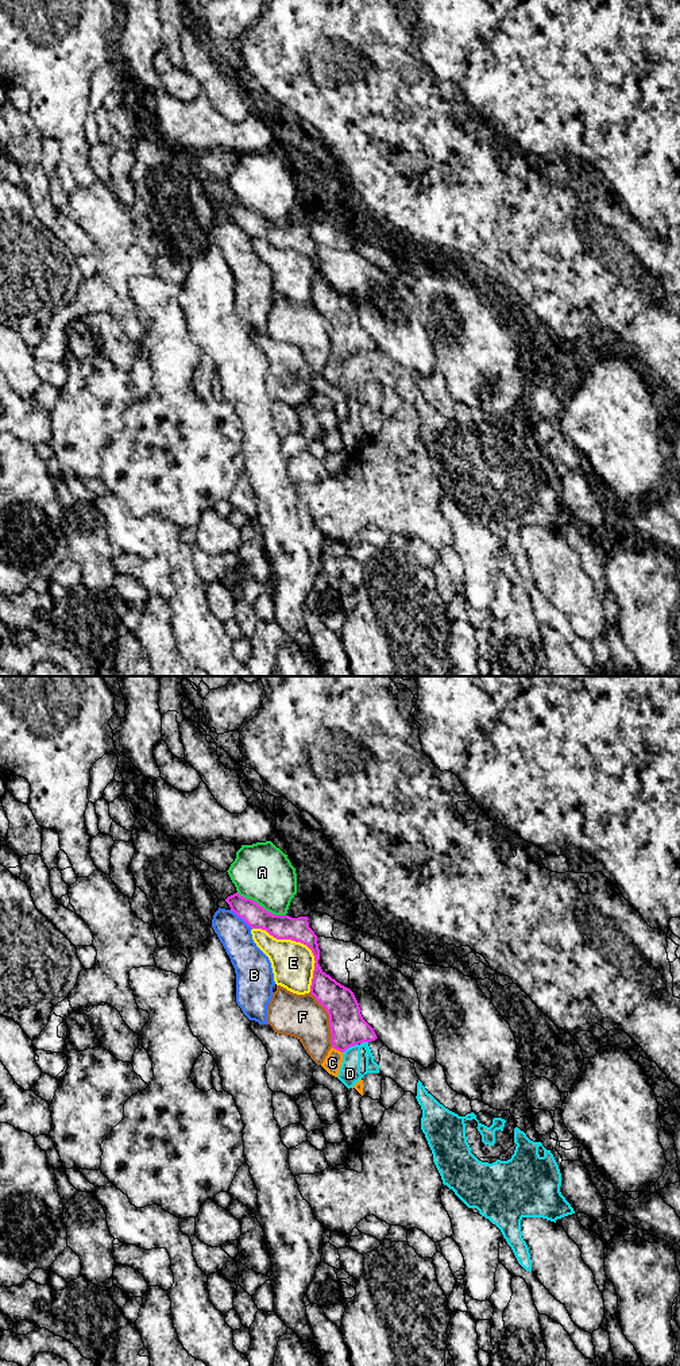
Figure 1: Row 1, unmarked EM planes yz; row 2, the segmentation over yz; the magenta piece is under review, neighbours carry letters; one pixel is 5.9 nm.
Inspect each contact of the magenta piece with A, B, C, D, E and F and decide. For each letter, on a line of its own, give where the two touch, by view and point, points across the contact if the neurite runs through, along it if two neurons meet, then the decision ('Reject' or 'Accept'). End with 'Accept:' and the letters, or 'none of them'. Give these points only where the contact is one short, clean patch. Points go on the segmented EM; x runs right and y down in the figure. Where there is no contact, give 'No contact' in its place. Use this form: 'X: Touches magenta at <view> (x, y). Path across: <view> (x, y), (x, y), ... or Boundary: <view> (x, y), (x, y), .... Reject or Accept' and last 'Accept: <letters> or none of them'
A: Touches magenta at yz (261, 906). Reject
B: Touches magenta at yz (240, 917). Reject
C: Touches magenta at yz (337, 1049). Path across: yz (347, 1026), (347, 1031), (337, 1049), (332, 1062). Accept
D: Touches magenta at yz (350, 1046). Reject
E: Touches magenta at yz (302, 942). Reject
F: Touches magenta at yz (329, 1019). Reject
Accept: C

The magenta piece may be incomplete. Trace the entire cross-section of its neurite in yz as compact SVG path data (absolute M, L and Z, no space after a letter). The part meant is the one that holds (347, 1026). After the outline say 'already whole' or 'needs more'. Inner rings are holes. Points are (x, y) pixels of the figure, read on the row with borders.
M237 892L228 896L225 902L229 904L231 911L251 929L266 930L277 939L301 942L312 950L316 962L310 993L328 1012L332 1034L332 1047L321 1066L329 1074L337 1077L343 1062L343 1053L351 1046L375 1041L378 1037L374 1029L363 1019L353 992L321 969L318 964L320 949L317 935L309 927L308 917L274 915L256 902L246 899Z; needs more

